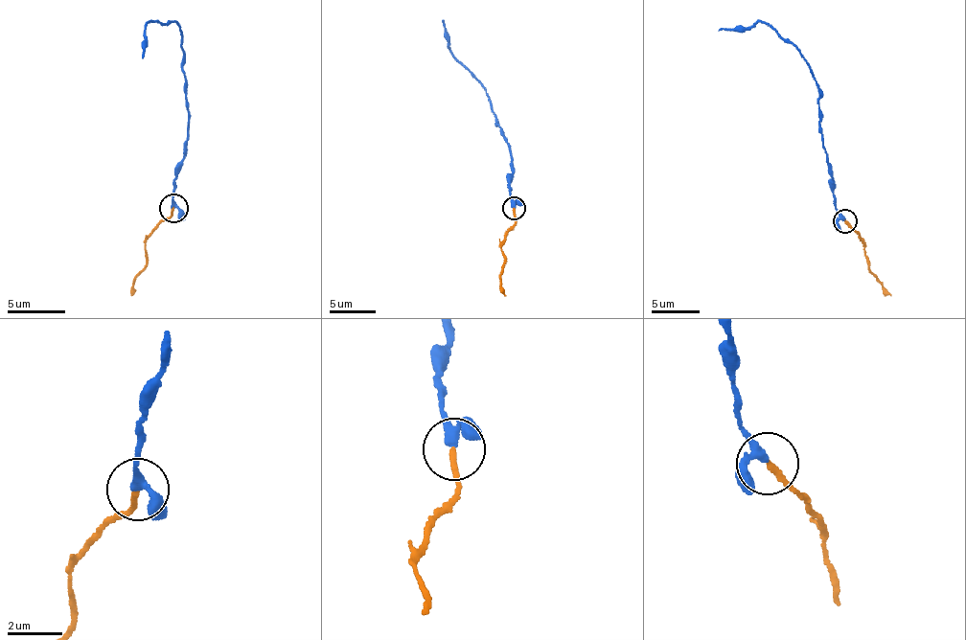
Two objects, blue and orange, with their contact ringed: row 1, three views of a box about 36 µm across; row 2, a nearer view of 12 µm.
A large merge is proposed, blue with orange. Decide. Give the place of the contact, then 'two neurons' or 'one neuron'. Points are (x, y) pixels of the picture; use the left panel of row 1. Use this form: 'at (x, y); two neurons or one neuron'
at (173, 208); one neuron

